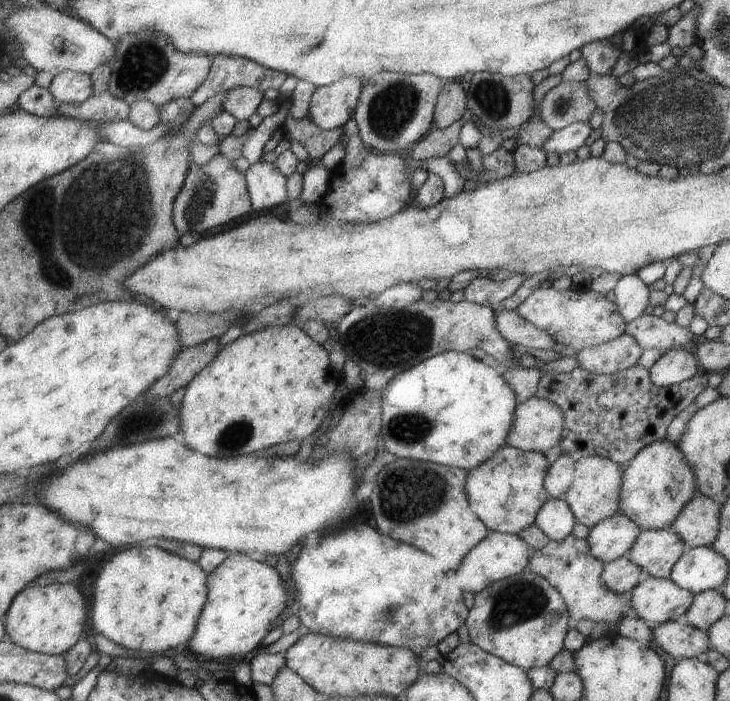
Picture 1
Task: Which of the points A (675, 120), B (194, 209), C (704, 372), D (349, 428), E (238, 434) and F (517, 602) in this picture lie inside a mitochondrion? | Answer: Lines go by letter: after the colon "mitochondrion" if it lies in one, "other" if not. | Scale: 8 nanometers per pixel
A: mitochondrion
B: mitochondrion
C: other
D: other
E: mitochondrion
F: mitochondrion

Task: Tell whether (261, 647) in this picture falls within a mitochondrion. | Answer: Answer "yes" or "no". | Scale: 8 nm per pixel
no

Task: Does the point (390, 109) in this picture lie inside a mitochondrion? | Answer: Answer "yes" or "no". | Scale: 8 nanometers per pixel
yes

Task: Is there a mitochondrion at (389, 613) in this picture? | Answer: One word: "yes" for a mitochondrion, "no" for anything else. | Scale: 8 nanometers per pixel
yes

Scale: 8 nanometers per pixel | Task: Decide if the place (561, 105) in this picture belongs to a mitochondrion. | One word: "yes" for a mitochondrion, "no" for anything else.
yes

